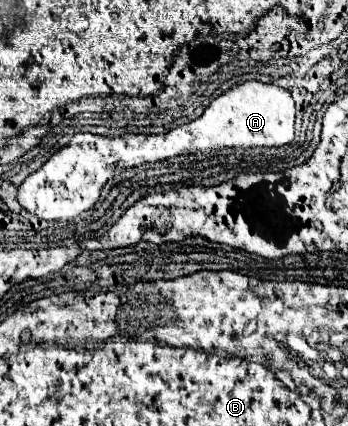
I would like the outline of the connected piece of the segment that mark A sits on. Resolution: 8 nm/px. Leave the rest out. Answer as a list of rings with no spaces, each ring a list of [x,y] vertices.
[[[260,81],[234,85],[230,91],[216,97],[202,117],[172,129],[164,135],[126,135],[100,137],[78,133],[70,145],[52,155],[36,173],[32,173],[18,191],[20,205],[40,219],[72,219],[88,209],[100,197],[108,179],[124,169],[144,163],[160,163],[176,155],[188,155],[206,149],[248,149],[248,147],[282,147],[294,139],[294,101],[290,91]]]

